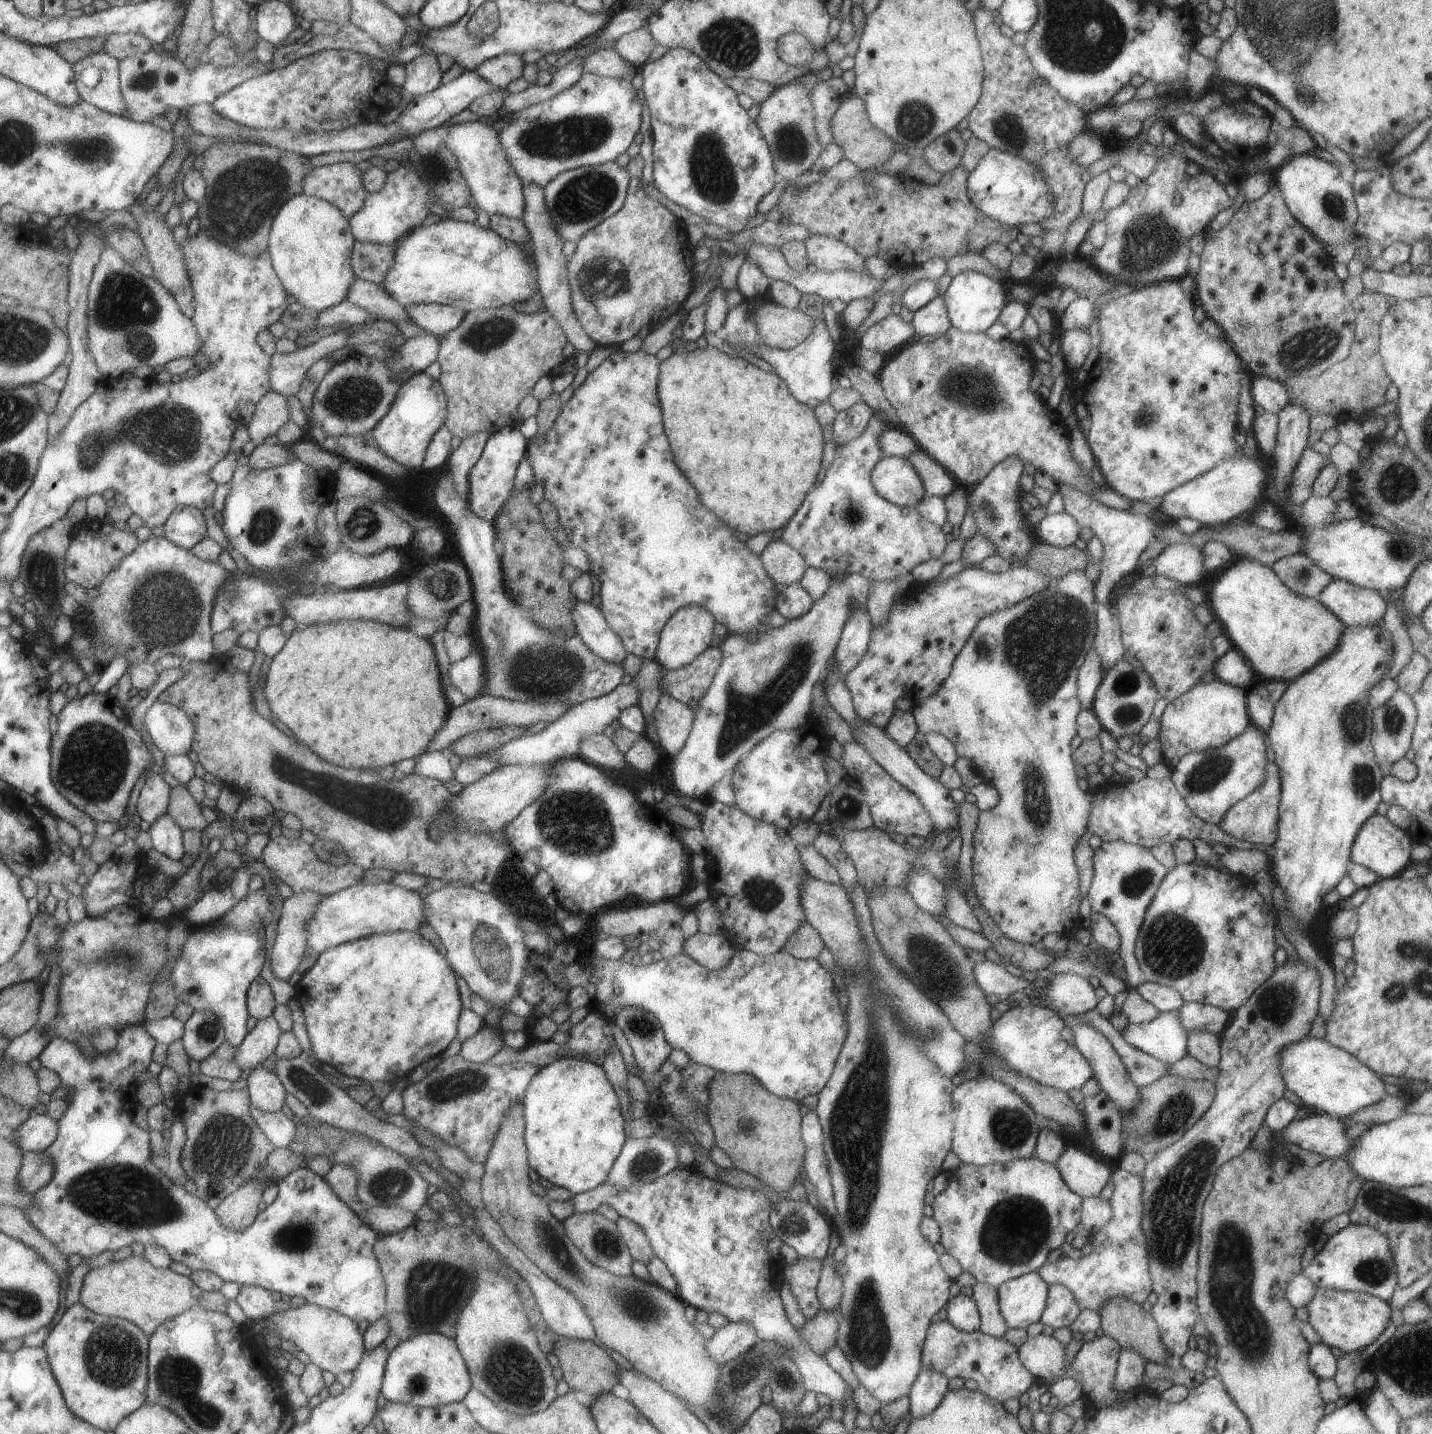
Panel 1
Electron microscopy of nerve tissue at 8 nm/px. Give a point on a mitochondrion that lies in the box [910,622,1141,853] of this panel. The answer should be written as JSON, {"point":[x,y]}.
{"point":[1037,799]}

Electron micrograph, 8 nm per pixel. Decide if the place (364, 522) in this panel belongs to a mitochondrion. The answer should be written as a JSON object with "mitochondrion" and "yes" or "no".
{"mitochondrion":"yes"}

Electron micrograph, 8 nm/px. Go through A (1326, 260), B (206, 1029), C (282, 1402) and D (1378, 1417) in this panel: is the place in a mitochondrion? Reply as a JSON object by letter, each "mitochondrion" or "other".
{"A":"other","B":"mitochondrion","C":"other","D":"other"}

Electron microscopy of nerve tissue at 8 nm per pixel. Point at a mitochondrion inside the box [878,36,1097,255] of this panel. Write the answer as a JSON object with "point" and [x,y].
{"point":[917,117]}

